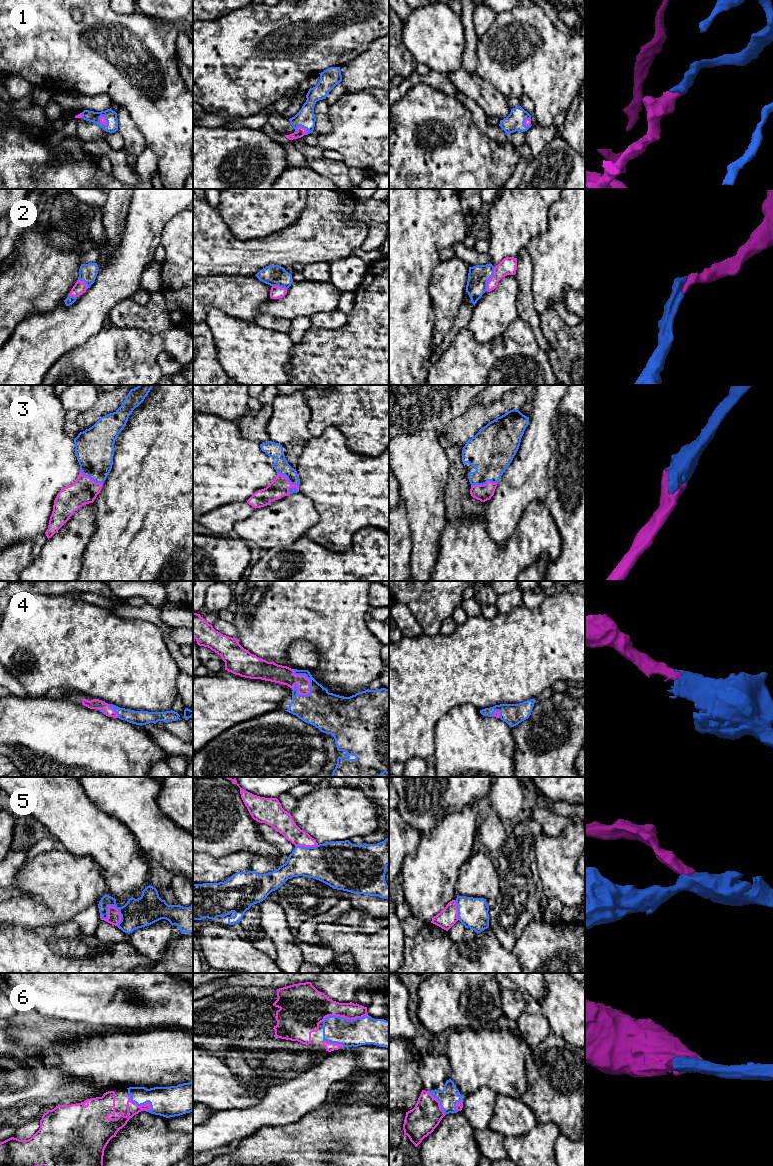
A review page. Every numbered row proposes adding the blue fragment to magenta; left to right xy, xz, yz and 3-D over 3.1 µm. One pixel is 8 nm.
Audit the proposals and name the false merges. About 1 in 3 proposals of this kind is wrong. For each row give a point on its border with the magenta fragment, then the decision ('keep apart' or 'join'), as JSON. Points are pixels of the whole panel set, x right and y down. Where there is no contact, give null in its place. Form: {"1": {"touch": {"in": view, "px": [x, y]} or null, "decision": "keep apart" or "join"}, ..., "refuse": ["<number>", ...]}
{"1": {"touch": {"in": "xz", "px": [300, 126]}, "decision": "join"}, "2": {"touch": {"in": "yz", "px": [489, 279]}, "decision": "join"}, "3": {"touch": {"in": "yz", "px": [484, 484]}, "decision": "join"}, "4": {"touch": {"in": "xz", "px": [306, 678]}, "decision": "join"}, "5": {"touch": {"in": "xy", "px": [119, 914]}, "decision": "keep apart"}, "6": {"touch": {"in": "xz", "px": [345, 1017]}, "decision": "join"}, "refuse": ["5"]}

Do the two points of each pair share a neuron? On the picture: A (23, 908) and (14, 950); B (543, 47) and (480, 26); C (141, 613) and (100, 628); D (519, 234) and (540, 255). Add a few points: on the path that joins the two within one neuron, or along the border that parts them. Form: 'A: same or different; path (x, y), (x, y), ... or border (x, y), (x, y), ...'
A: different; border (43, 925), (35, 927), (10, 927)
B: different; border (496, 14), (492, 25), (479, 38)
C: different; border (106, 608), (119, 617), (143, 619), (148, 622)
D: different; border (547, 229), (536, 235), (526, 247)

